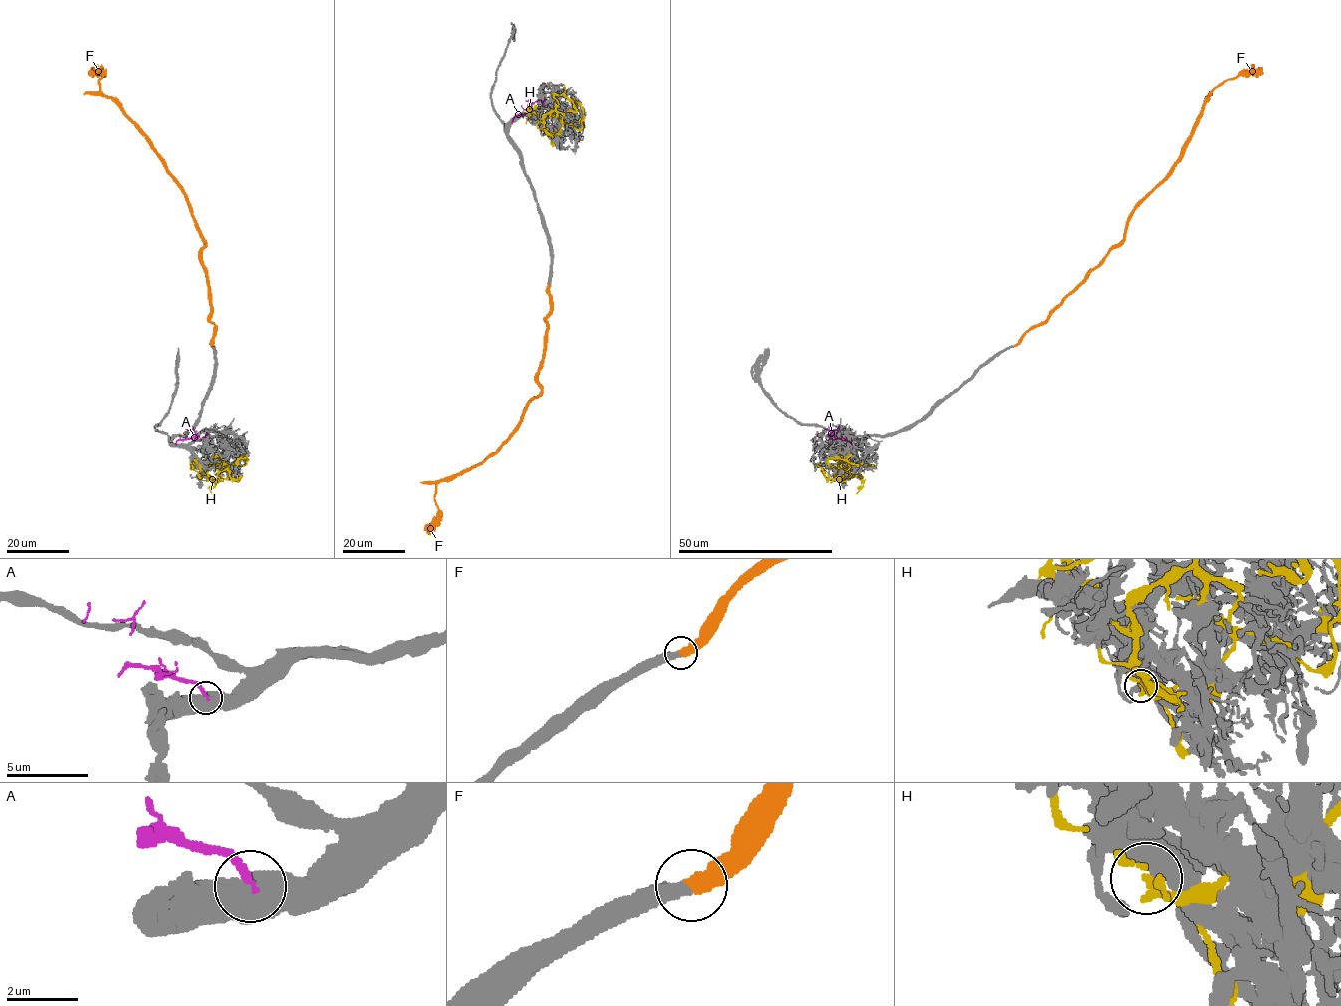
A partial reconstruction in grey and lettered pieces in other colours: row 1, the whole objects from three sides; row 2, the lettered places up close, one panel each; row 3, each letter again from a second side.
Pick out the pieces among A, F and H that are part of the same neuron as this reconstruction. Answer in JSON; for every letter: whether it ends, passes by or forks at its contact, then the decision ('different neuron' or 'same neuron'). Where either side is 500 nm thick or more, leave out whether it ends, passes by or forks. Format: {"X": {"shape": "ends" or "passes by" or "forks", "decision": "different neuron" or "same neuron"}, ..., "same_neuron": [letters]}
{"A": {"decision": "different neuron"}, "F": {"decision": "same neuron"}, "H": {"decision": "different neuron"}, "same_neuron": ["F"]}

